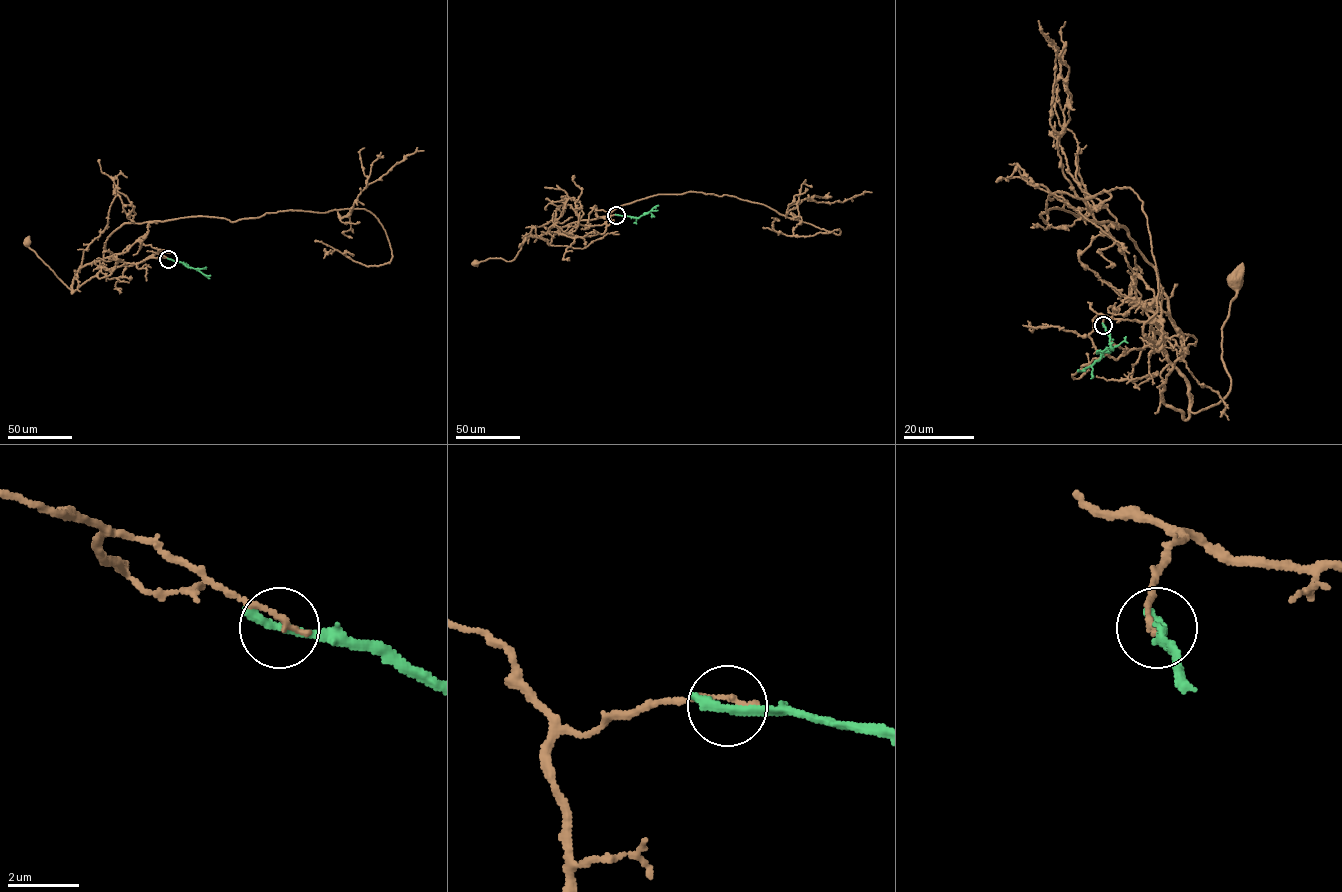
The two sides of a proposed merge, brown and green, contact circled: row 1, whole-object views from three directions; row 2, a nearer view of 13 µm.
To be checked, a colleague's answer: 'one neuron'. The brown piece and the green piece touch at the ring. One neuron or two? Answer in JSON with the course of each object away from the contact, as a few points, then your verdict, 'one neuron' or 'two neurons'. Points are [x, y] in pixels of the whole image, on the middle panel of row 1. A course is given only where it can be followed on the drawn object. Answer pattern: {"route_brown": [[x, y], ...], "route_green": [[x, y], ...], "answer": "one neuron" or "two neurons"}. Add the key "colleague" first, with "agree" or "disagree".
{"colleague": "disagree", "route_brown": [[617, 215], [610, 216], [602, 234], [529, 235], [511, 261], [489, 258], [475, 263]], "route_green": [[616, 215], [638, 217], [658, 205]], "answer": "two neurons"}

